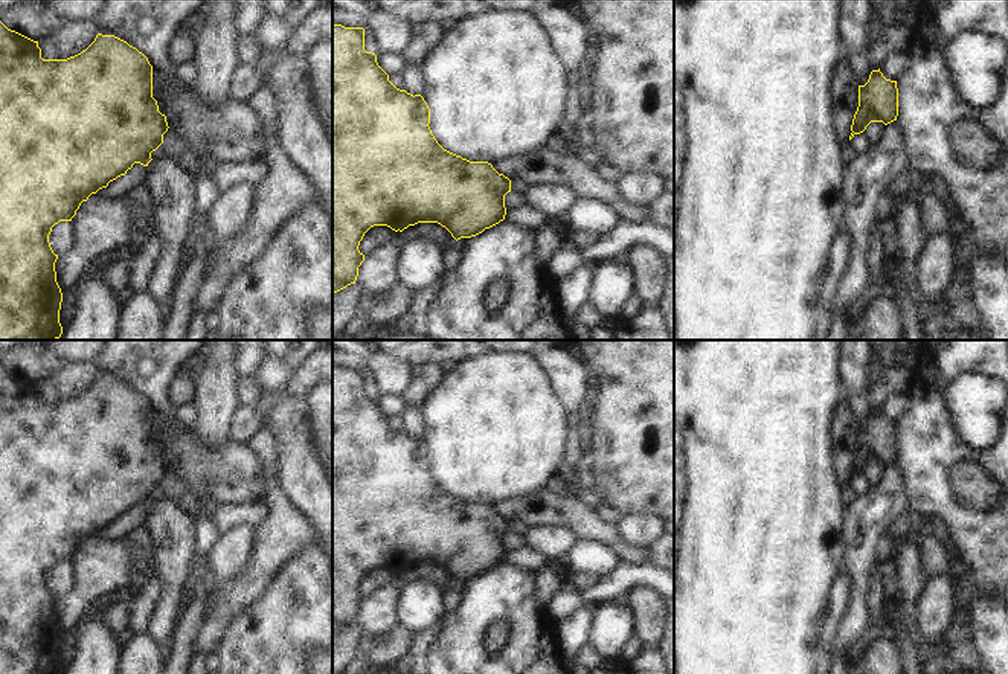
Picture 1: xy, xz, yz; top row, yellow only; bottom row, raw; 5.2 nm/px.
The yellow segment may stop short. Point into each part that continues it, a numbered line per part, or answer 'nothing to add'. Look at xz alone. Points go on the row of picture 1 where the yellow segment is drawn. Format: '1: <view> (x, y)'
nothing to add

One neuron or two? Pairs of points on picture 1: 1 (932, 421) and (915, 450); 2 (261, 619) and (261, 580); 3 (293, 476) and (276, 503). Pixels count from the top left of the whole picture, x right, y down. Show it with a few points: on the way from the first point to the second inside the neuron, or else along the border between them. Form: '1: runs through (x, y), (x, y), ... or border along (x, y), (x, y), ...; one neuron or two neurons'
1: runs through (927, 429), (927, 438), (923, 442); one neuron
2: border along (284, 564), (272, 581), (235, 616); two neurons
3: border along (275, 481), (285, 497), (307, 519); two neurons

